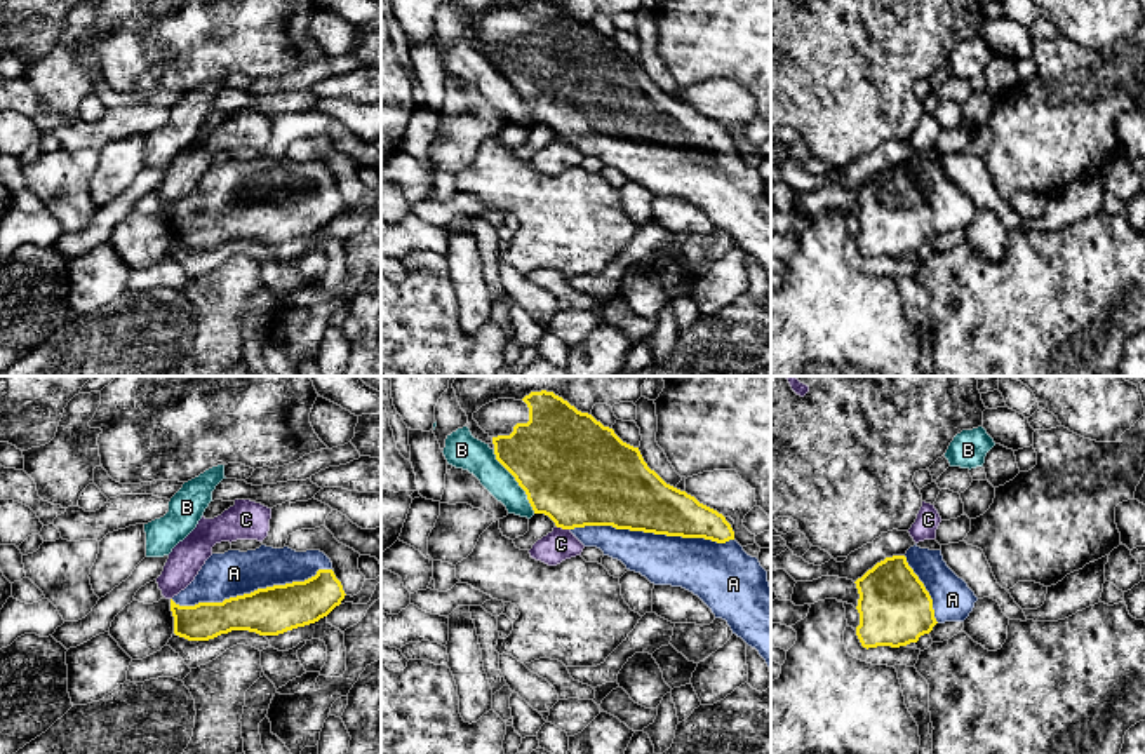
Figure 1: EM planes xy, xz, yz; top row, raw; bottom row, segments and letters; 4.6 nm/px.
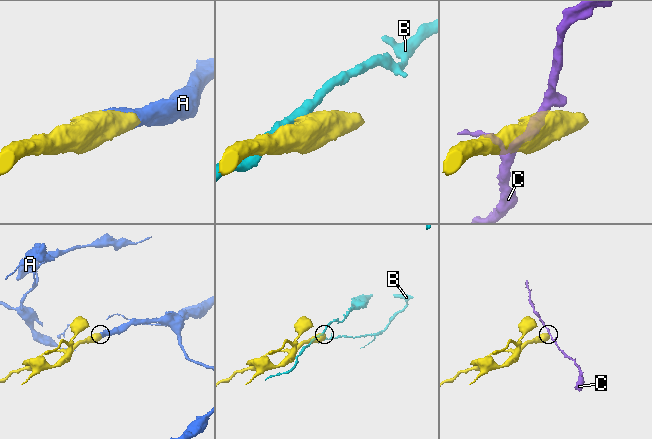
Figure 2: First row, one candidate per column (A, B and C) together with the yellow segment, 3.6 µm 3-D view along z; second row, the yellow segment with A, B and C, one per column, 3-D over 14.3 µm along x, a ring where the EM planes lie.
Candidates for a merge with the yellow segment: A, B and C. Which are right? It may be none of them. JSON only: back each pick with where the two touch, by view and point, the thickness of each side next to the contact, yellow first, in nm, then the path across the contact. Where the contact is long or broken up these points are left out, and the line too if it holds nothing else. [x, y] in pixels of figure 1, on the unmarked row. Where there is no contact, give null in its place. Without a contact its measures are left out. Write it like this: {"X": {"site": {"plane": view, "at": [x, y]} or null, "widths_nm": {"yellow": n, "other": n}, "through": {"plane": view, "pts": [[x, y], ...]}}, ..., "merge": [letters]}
{"A": {"site": {"plane": "xy", "at": [251, 202]}, "widths_nm": {"yellow": 220, "other": 220}}, "merge": ["A"]}

